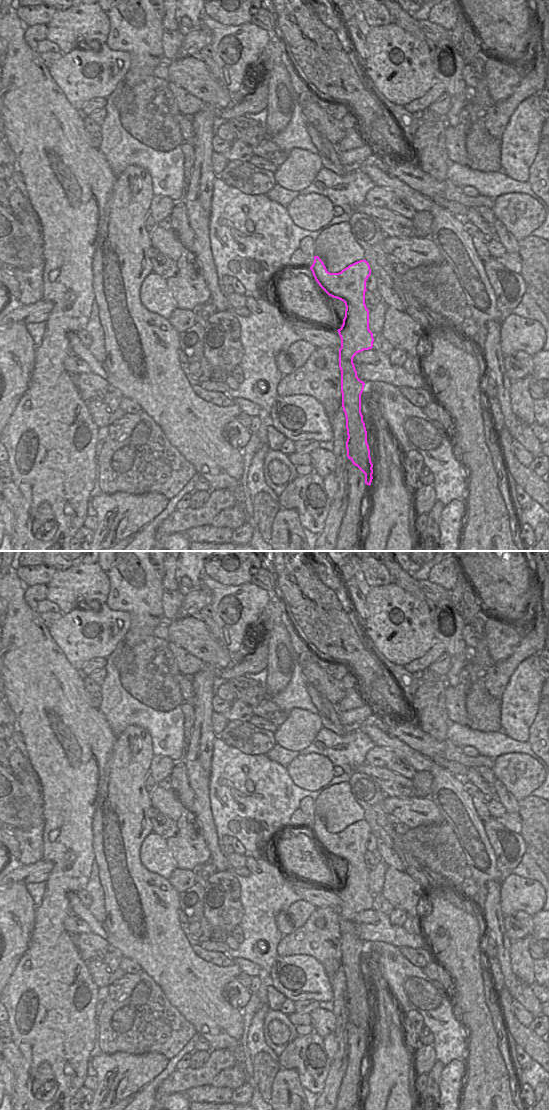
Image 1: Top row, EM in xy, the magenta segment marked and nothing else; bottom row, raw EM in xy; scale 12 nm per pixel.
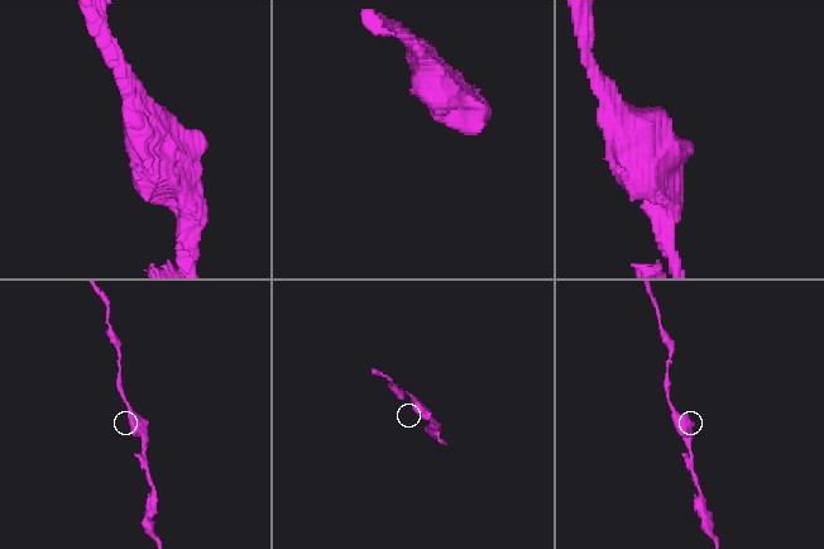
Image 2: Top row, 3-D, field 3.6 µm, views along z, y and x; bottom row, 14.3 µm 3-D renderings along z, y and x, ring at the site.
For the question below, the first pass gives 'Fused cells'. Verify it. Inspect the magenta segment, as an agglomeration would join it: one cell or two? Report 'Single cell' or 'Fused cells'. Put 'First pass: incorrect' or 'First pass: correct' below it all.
Fused cells.
First pass: correct

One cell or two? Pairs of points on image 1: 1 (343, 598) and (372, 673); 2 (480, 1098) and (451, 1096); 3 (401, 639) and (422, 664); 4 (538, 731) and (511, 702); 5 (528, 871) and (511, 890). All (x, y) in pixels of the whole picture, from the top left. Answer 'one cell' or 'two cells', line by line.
1: one cell
2: two cells
3: two cells
4: two cells
5: two cells

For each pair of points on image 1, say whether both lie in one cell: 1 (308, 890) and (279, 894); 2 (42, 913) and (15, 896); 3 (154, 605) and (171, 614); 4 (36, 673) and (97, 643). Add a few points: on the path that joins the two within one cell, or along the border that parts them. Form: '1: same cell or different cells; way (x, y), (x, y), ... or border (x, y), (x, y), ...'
1: different cells; border (297, 880), (295, 892), (301, 898)
2: different cells; border (35, 907), (34, 929), (32, 931)
3: different cells; border (165, 589), (162, 595), (162, 615), (164, 618)
4: different cells; border (53, 639), (69, 663), (79, 672)

